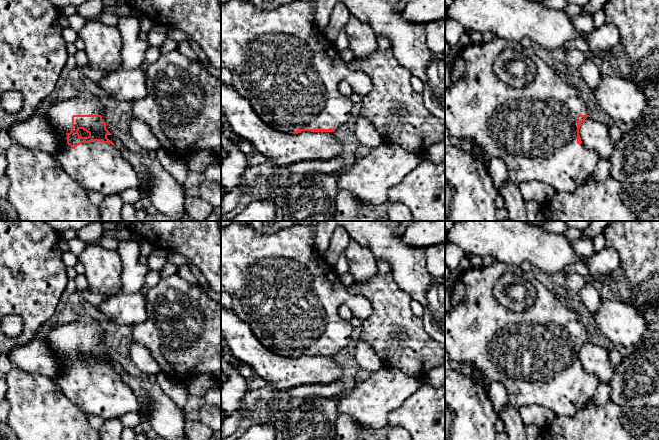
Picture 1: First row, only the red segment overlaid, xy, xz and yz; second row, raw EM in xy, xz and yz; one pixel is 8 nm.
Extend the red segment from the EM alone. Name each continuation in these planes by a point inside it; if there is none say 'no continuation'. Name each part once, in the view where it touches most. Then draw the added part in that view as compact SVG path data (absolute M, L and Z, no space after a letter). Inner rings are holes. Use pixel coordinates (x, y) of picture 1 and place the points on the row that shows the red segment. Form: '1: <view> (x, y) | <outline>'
1: xy (99, 167) | M95 92L82 93L68 100L45 104L40 111L46 113L47 120L62 137L62 150L52 155L53 158L87 193L97 192L103 196L108 196L120 194L128 188L140 187L141 181L138 174L111 143L93 141L81 143L75 149L67 144L66 134L72 131L73 115L102 114L103 106L101 101L95 96Z

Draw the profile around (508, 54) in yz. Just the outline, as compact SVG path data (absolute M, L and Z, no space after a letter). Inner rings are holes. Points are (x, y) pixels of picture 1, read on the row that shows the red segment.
M505 48L497 56L493 64L493 71L497 77L504 84L518 89L529 85L533 81L536 70L536 64L530 57L525 55L522 51L514 50L512 48ZM514 60L521 60L526 65L526 74L522 79L512 76L505 69L506 63Z

